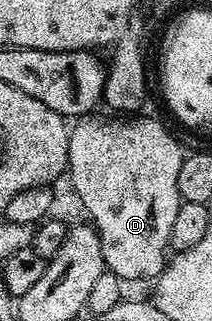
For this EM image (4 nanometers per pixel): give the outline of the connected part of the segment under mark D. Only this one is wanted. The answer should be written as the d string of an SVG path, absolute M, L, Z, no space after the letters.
M90 113L80 116L70 126L69 129L69 166L67 168L67 179L73 182L73 191L77 194L79 202L85 206L88 218L99 233L99 241L103 245L103 257L108 270L113 271L122 281L129 279L149 279L156 280L157 276L165 270L167 256L170 254L171 248L169 238L171 237L171 225L175 225L175 213L179 213L182 205L182 197L179 193L179 165L183 158L183 150L177 144L177 139L160 123L157 119L137 119L141 117L121 117L125 119L108 119L105 115L97 115L98 113Z

